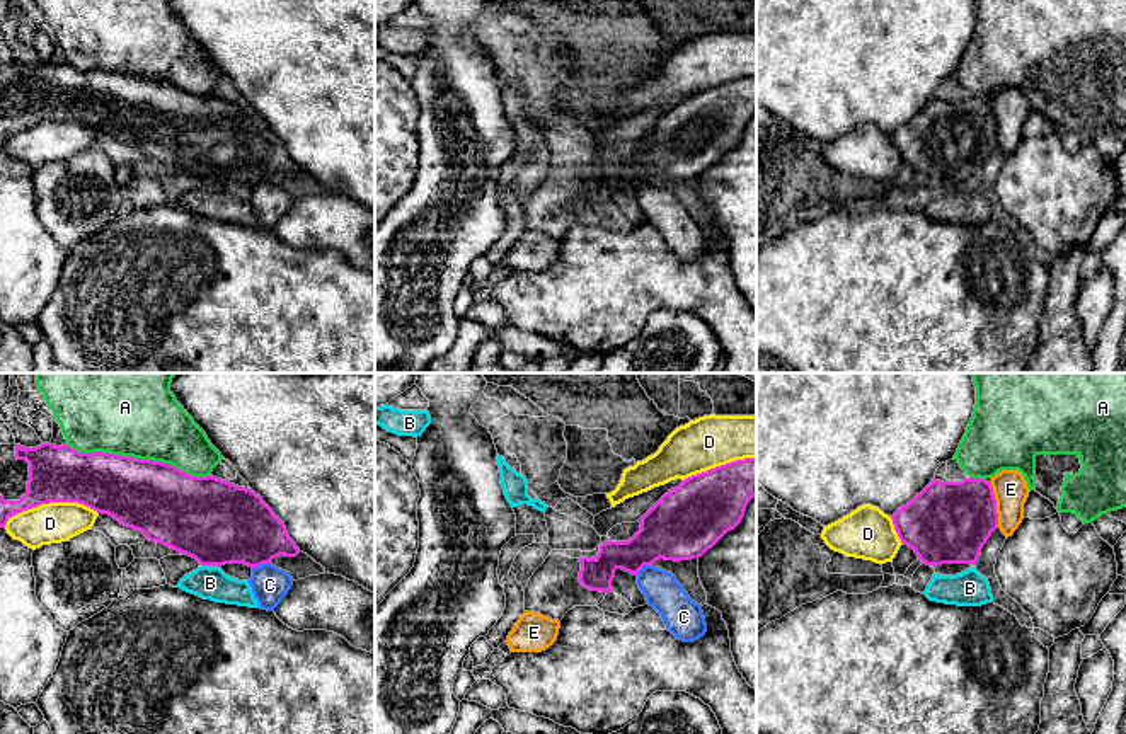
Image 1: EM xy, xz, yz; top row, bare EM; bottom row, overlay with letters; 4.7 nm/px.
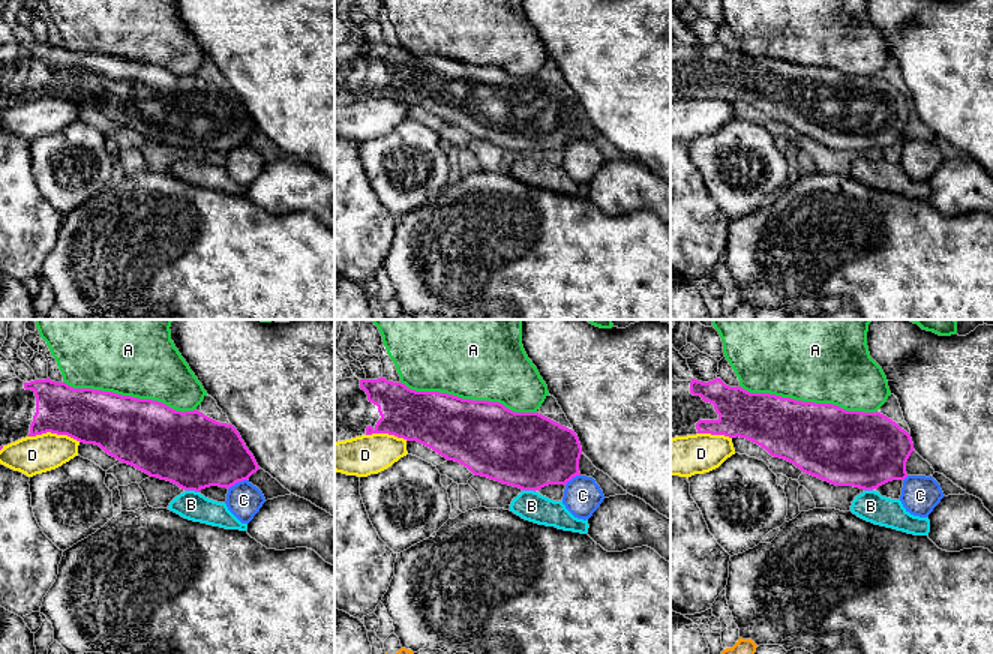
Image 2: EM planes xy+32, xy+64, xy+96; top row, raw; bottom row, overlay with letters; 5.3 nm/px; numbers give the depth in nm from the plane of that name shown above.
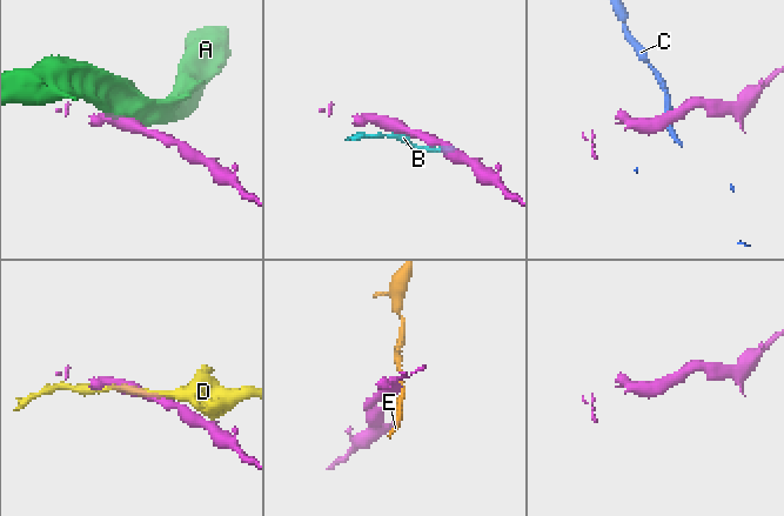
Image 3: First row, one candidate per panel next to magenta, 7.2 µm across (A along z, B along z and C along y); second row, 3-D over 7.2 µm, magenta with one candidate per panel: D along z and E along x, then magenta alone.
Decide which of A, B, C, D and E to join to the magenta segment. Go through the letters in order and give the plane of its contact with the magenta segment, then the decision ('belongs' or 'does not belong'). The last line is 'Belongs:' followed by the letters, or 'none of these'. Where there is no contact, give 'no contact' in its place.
A: xy | does not belong
B: xy | does not belong
C: xy | does not belong
D: xy | does not belong
E: yz | does not belong
Belongs: none of these

